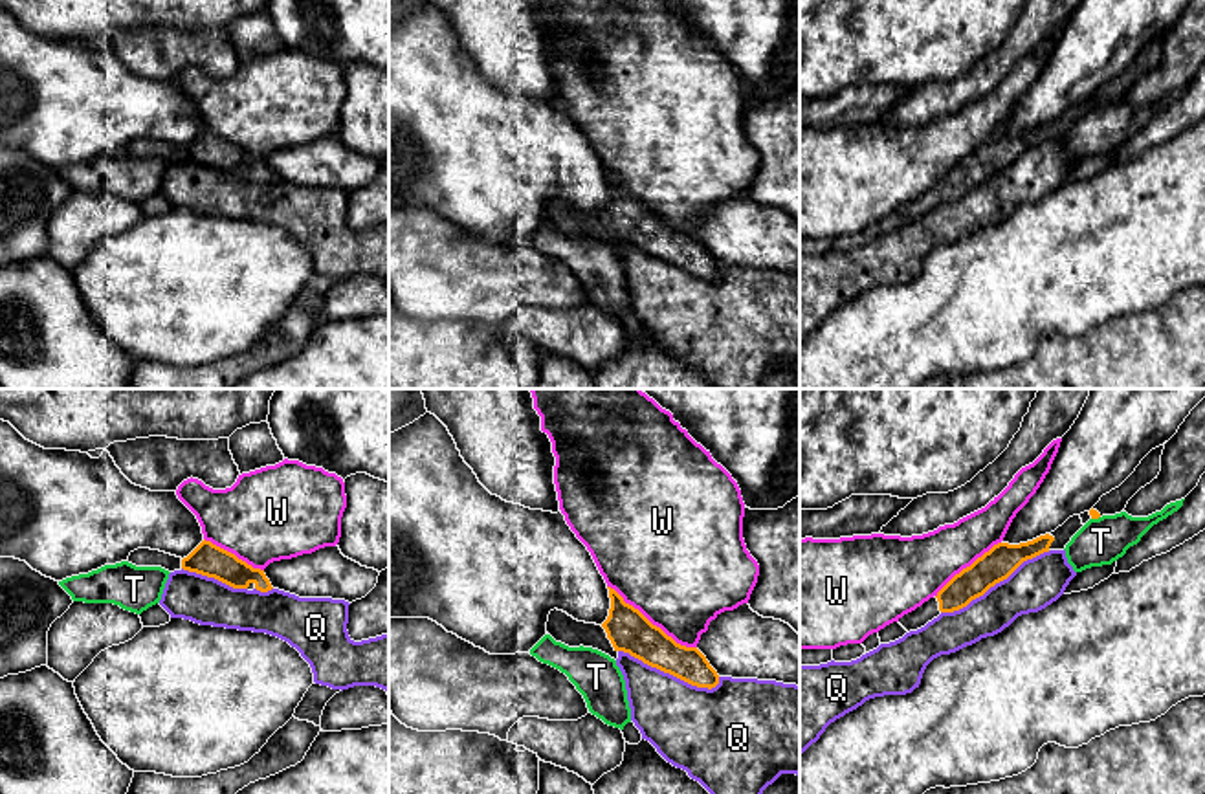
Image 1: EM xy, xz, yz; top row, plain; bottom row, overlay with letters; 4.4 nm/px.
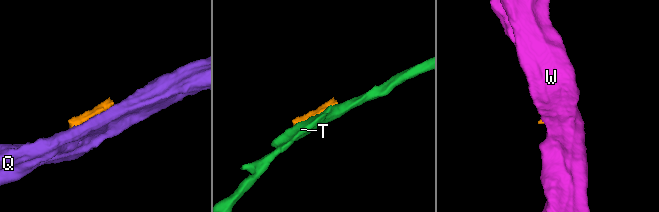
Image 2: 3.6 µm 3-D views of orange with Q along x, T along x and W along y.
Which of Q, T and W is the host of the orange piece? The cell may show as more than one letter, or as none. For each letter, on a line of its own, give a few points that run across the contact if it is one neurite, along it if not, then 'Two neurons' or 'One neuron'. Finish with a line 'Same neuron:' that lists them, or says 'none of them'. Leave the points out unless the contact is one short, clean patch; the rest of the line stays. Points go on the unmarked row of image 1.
Q: Two neurons
T: Line: yz (1099, 105), (1092, 109). Two neurons
W: Two neurons
Same neuron: none of them

